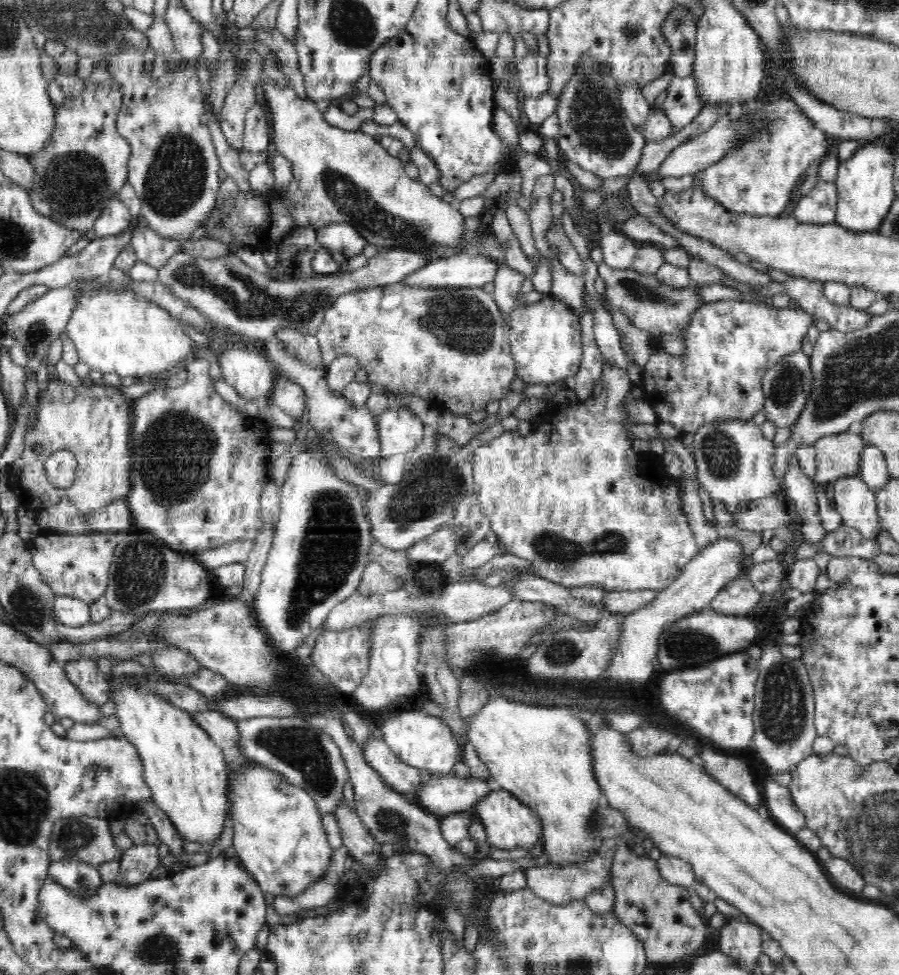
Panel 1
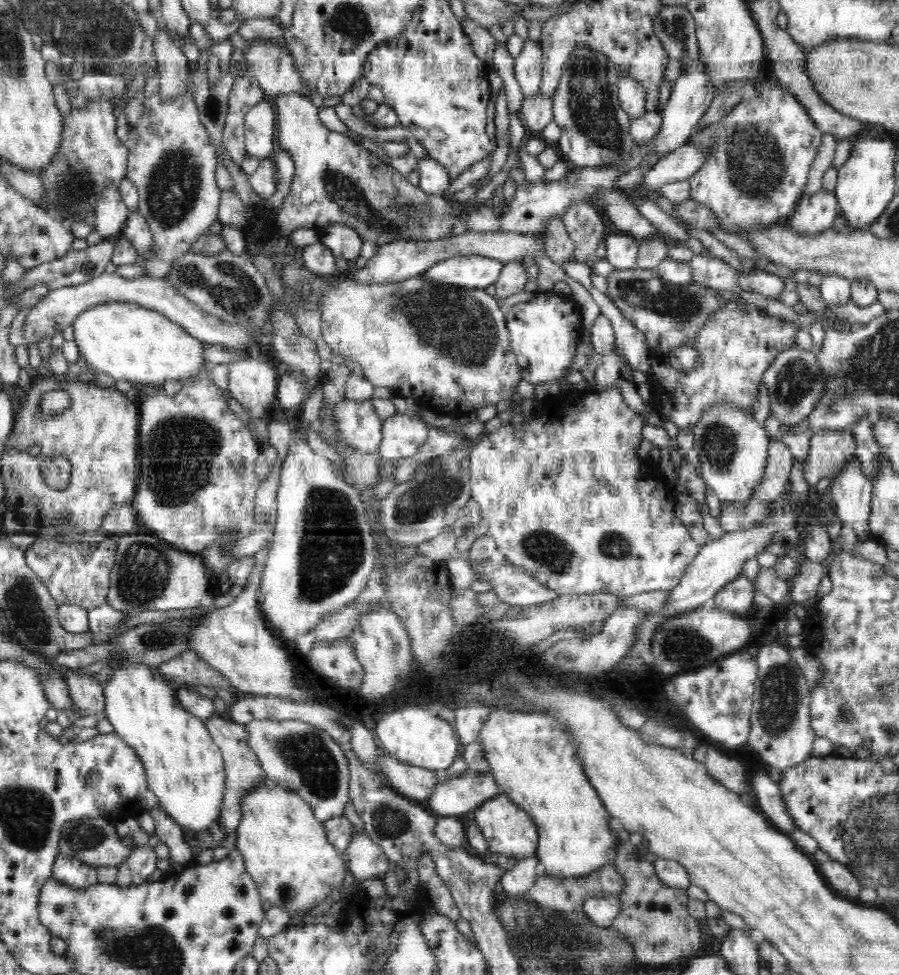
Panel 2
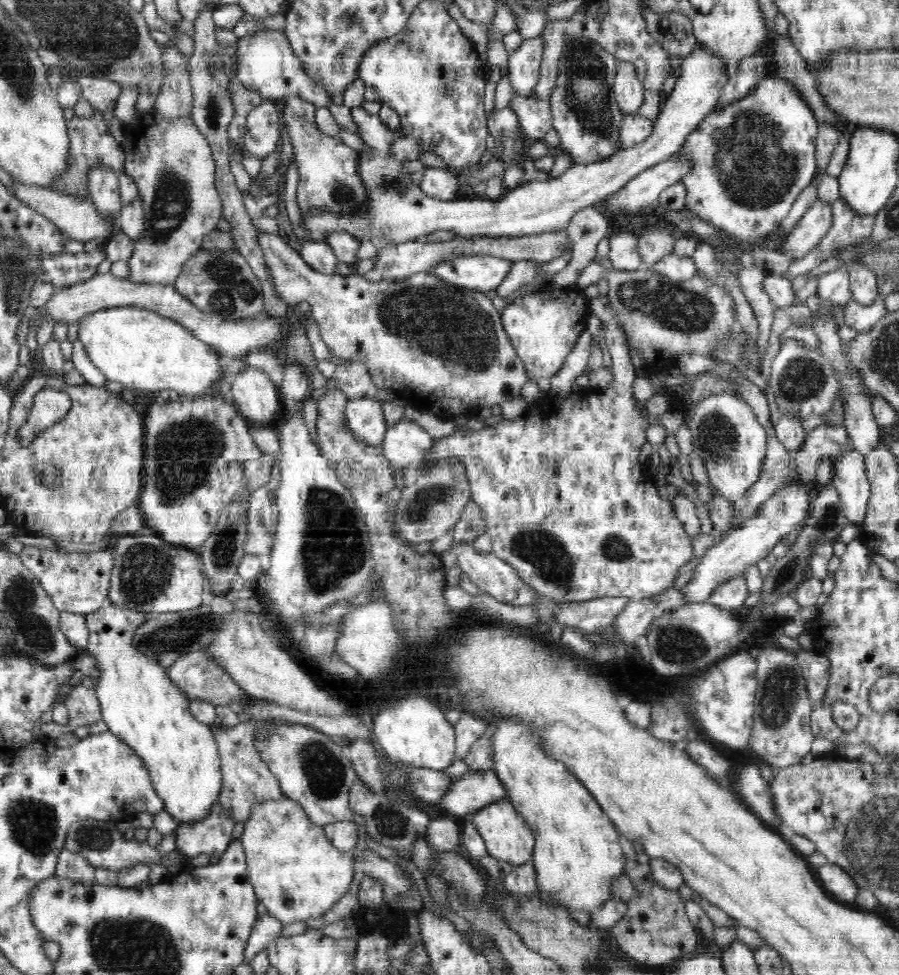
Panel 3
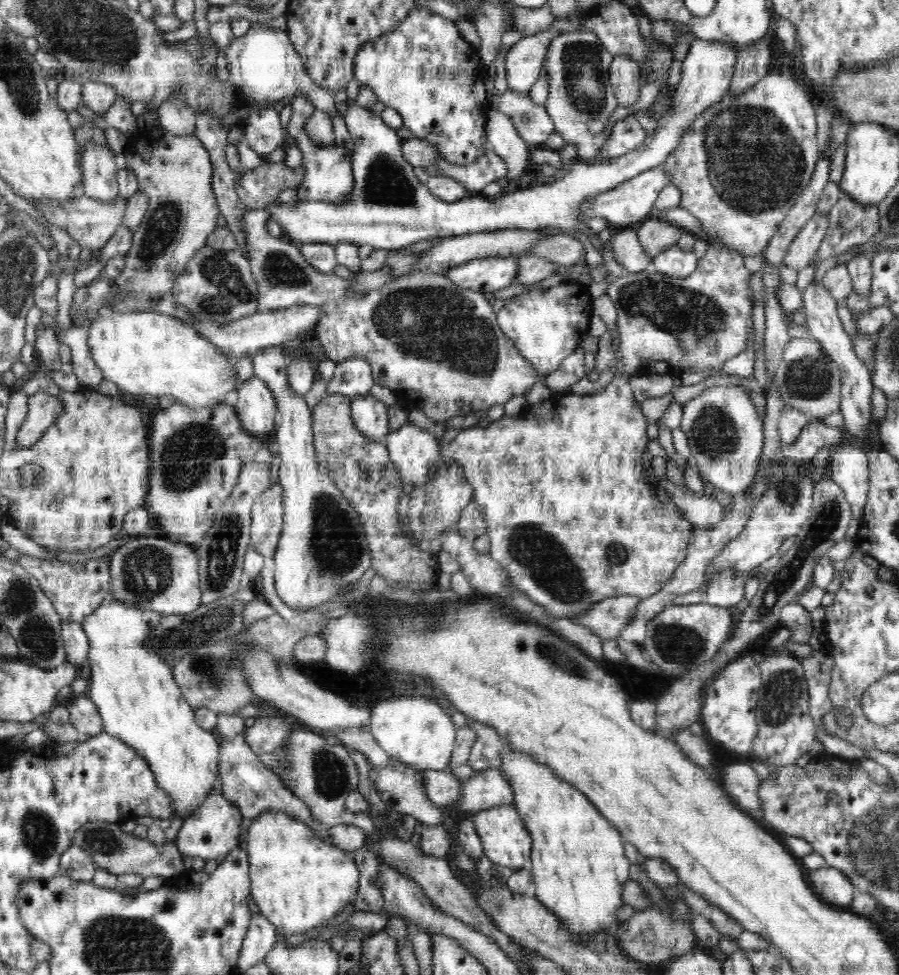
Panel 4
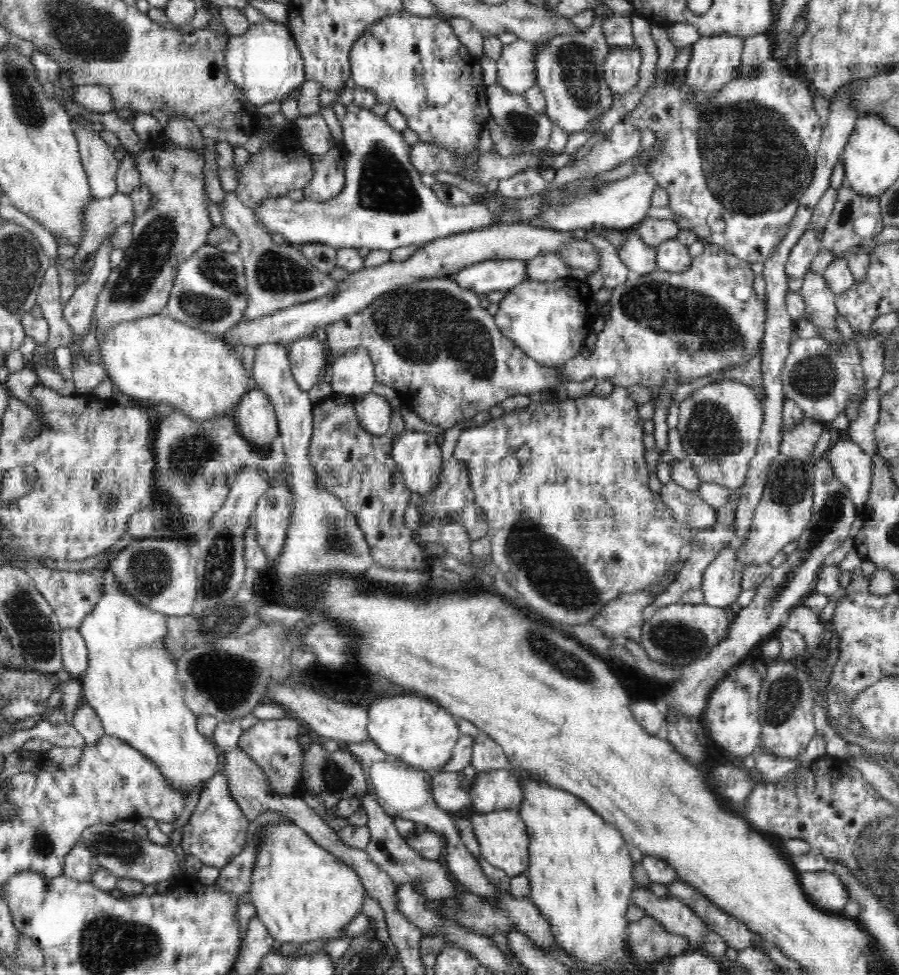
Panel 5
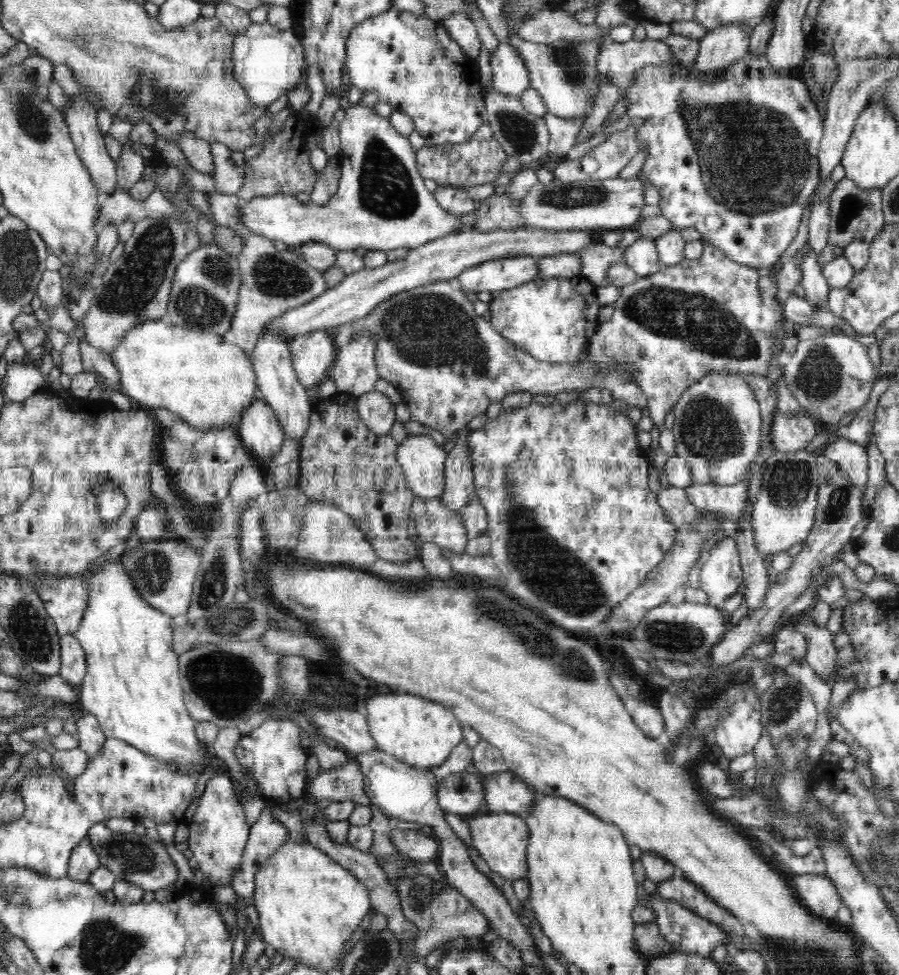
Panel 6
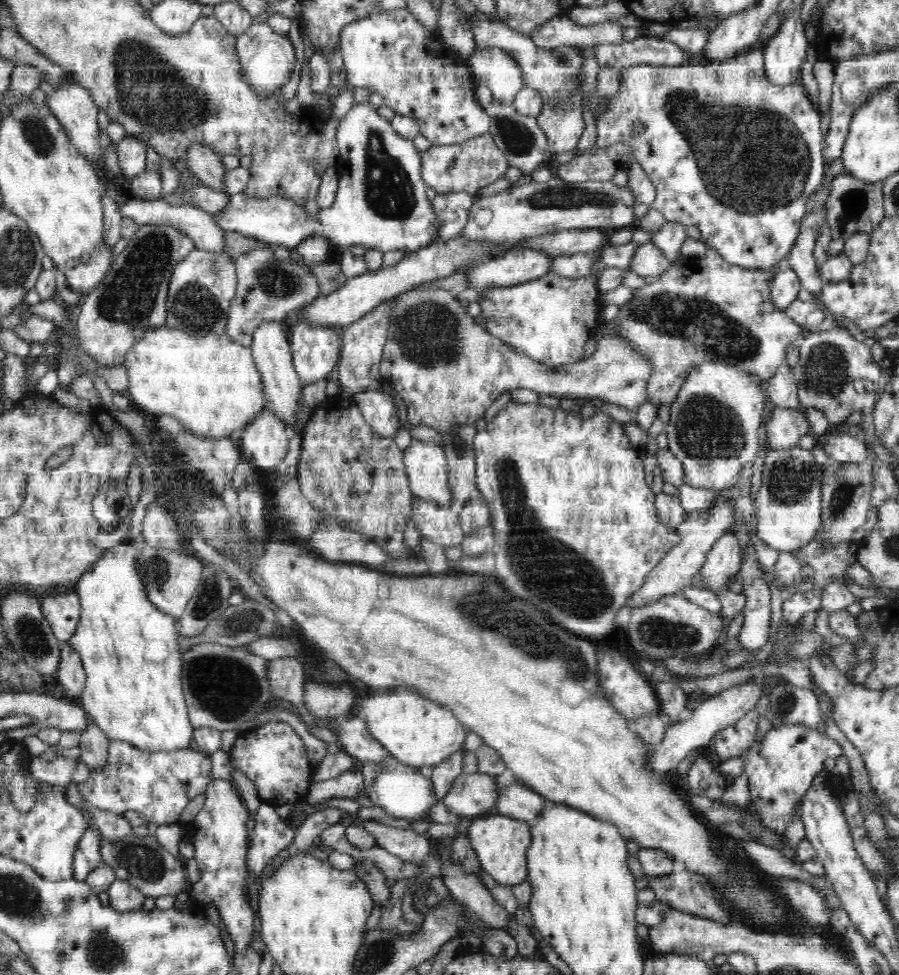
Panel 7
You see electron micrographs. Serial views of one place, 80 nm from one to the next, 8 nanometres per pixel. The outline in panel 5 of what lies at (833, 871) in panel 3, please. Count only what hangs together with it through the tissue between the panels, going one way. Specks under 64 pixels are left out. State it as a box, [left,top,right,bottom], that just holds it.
[799,870,849,913]

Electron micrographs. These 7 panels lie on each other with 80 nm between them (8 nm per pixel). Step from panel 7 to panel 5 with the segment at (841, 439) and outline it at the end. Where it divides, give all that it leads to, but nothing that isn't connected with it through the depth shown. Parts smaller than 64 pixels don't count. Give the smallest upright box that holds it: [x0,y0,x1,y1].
[824,440,871,517]

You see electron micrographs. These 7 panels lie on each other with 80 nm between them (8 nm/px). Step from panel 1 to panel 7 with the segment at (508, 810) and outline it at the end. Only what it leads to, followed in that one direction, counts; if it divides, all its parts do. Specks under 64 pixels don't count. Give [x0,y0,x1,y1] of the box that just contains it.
[466,815,532,887]

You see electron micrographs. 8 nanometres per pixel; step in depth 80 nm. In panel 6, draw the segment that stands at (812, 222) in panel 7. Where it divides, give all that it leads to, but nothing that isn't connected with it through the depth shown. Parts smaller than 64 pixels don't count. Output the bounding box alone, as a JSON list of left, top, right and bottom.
[799,249,830,306]

